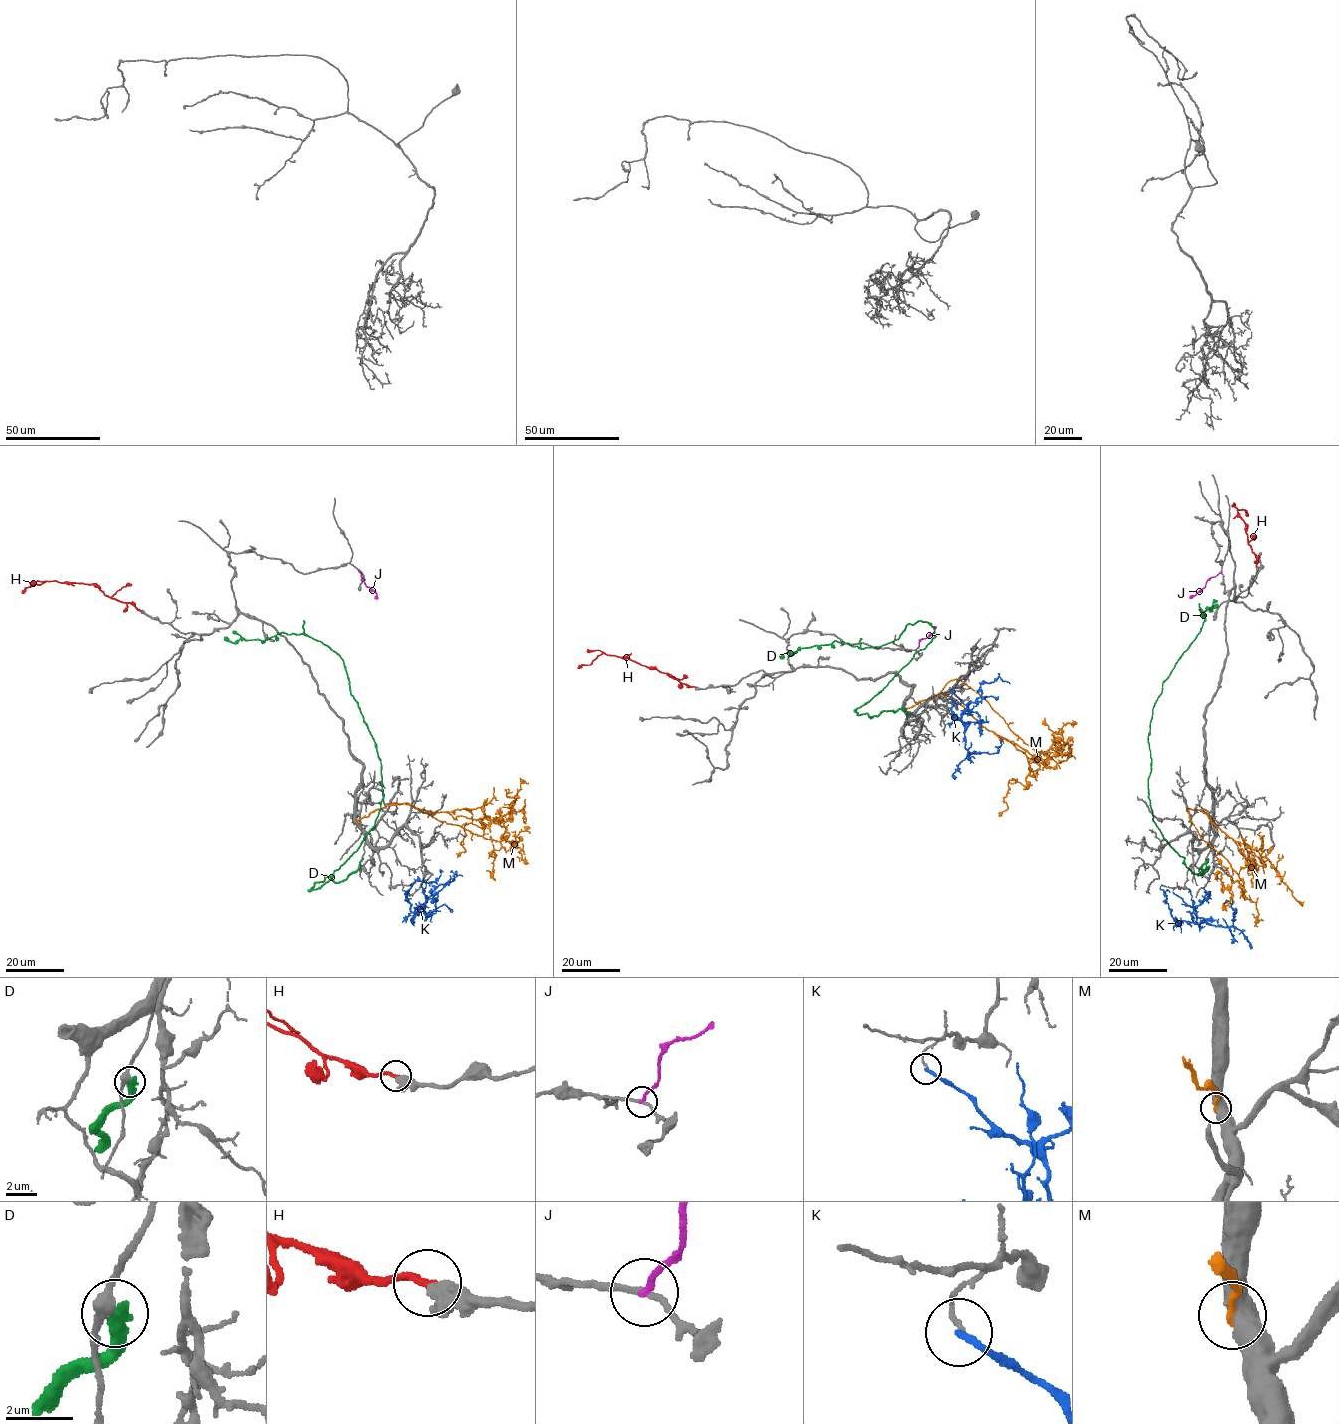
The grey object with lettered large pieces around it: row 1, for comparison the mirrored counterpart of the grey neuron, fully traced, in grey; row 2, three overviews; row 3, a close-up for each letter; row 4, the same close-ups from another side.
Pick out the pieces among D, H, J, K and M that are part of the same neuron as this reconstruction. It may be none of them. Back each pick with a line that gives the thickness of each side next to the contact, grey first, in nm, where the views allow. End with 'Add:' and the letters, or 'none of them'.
H: 360 nm thick on the grey side, 260 nm on the other
Add: H

